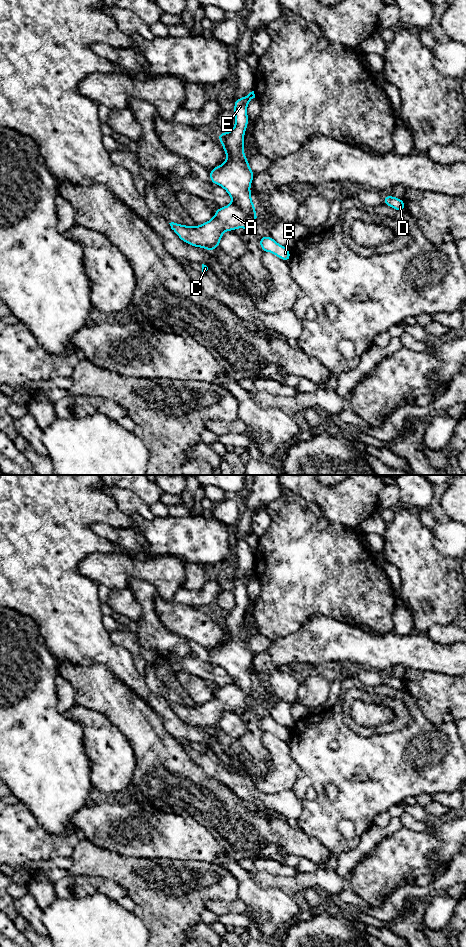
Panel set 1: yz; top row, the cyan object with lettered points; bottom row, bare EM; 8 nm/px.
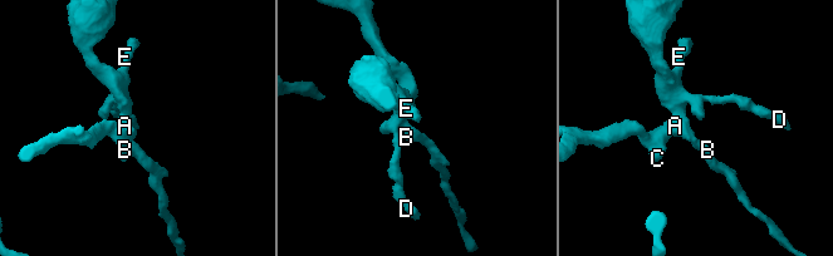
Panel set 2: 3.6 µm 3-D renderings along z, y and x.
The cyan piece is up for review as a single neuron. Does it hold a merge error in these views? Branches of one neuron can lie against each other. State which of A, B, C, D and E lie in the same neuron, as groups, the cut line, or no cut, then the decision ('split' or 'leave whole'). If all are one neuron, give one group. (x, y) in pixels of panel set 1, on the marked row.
A B C D E; no cut; leave whole

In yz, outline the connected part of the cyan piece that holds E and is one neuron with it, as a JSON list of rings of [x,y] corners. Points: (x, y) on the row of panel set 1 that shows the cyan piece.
[[[254,91],[234,101],[235,126],[226,133],[217,133],[227,159],[211,169],[210,182],[224,188],[232,198],[232,203],[217,208],[215,216],[195,227],[169,223],[171,229],[185,243],[194,247],[215,250],[226,230],[244,228],[254,231],[258,216],[251,200],[250,186],[255,173],[250,169],[244,154],[244,134],[248,126],[247,105],[255,98]]]

